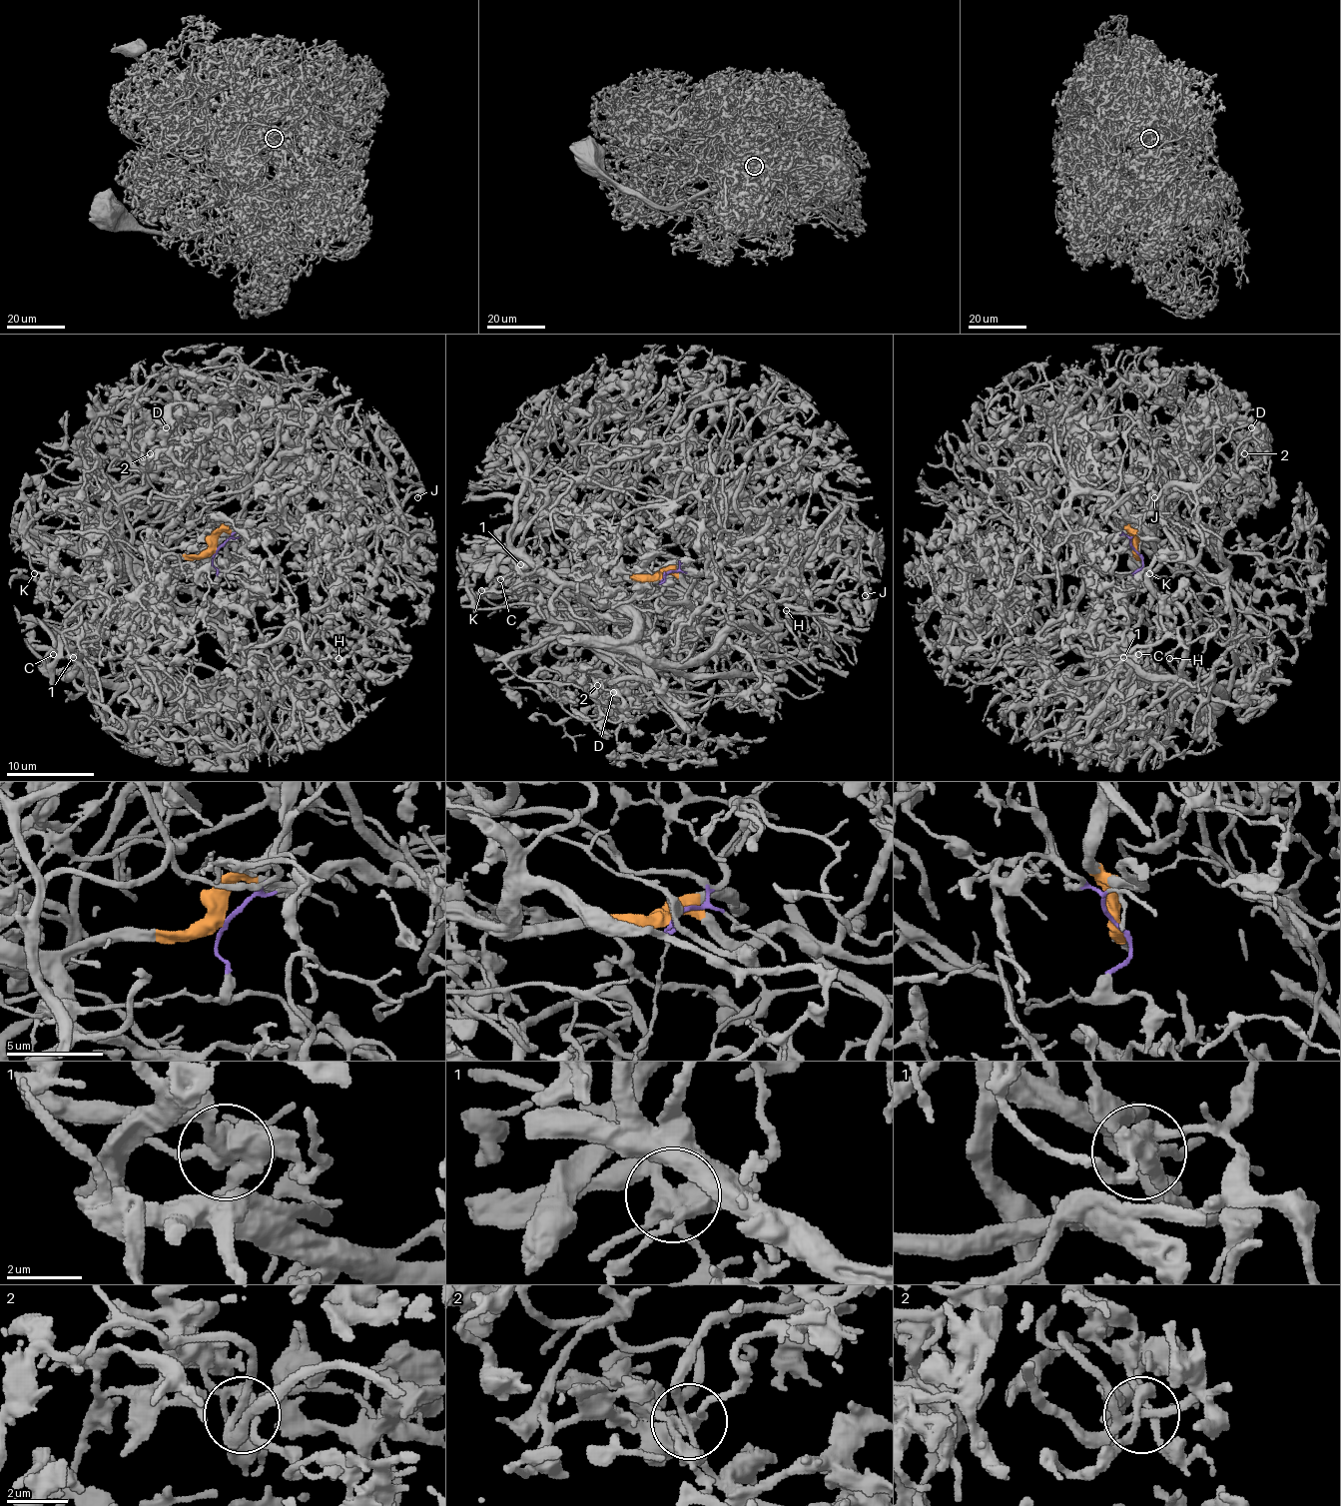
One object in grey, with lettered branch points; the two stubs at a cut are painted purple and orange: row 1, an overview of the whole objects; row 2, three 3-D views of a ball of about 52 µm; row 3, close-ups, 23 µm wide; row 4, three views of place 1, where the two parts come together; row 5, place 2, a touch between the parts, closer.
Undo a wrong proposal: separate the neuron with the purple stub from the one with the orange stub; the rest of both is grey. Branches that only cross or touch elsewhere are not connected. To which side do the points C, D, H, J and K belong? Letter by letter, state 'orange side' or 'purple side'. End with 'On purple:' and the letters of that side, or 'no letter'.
C: orange side
D: purple side
H: purple side
J: purple side
K: purple side
On purple: D, H, J, K

